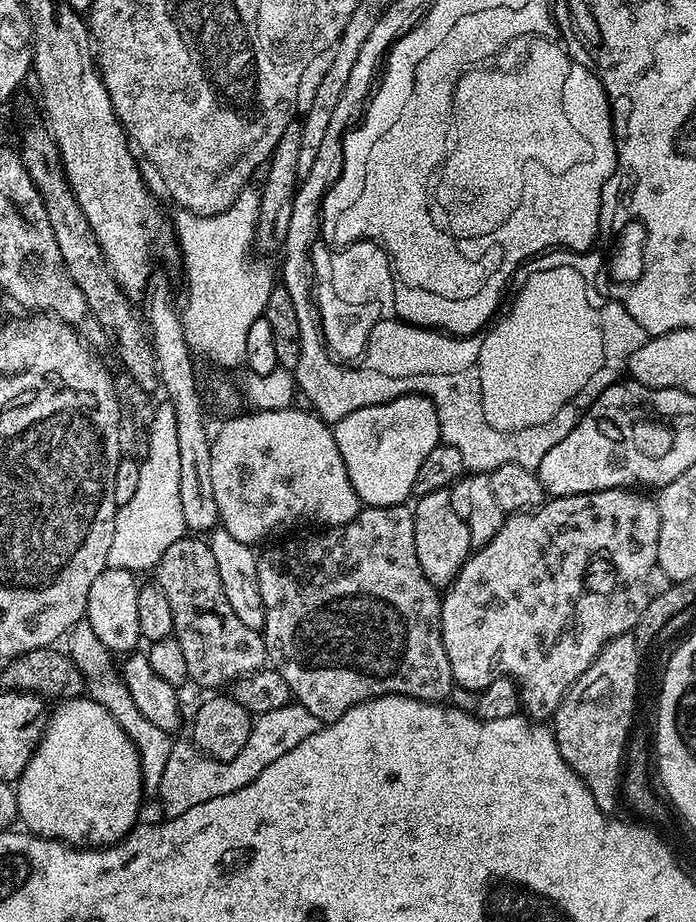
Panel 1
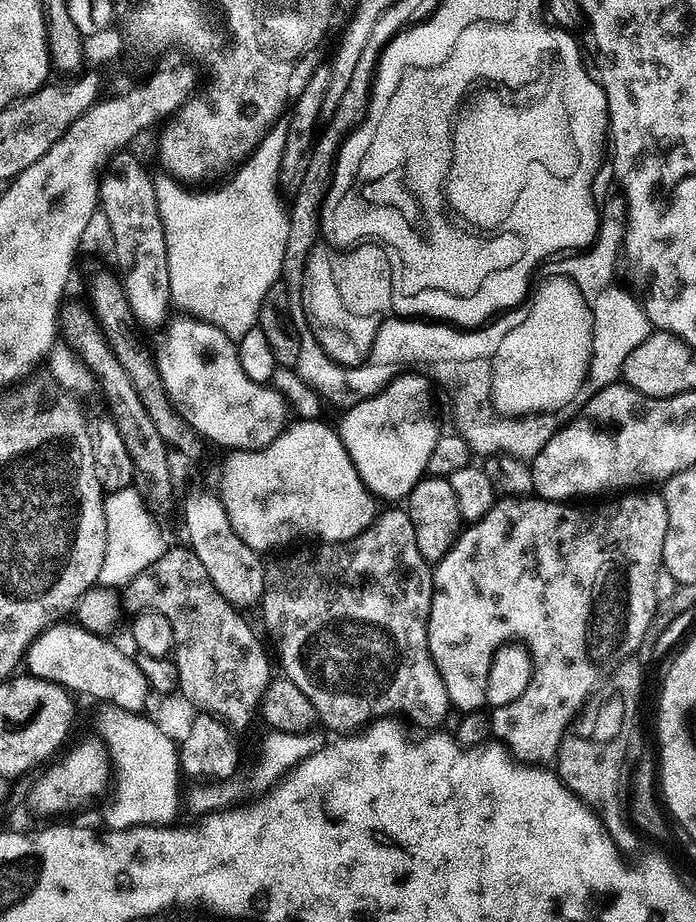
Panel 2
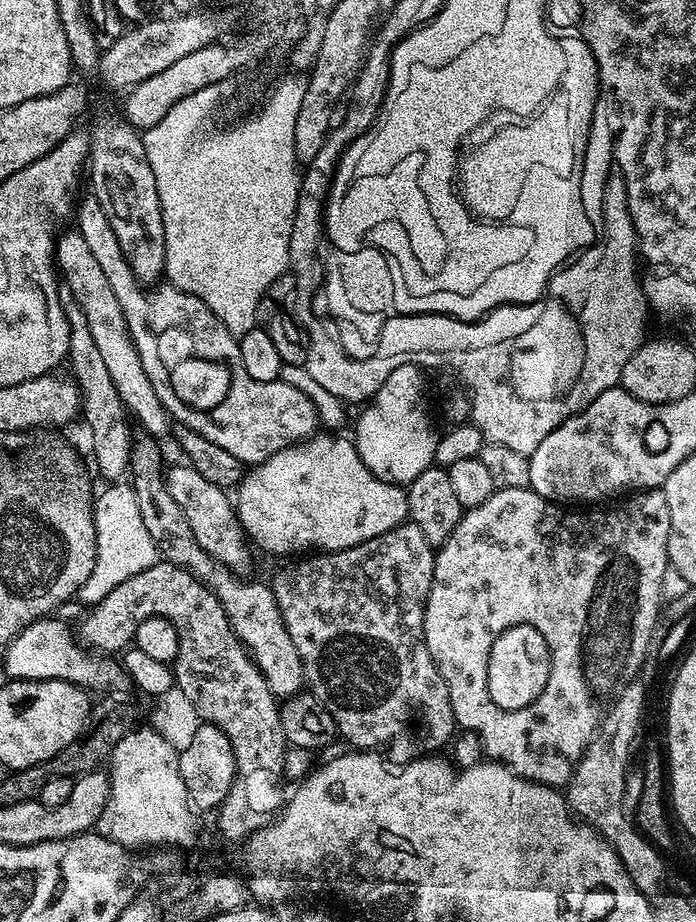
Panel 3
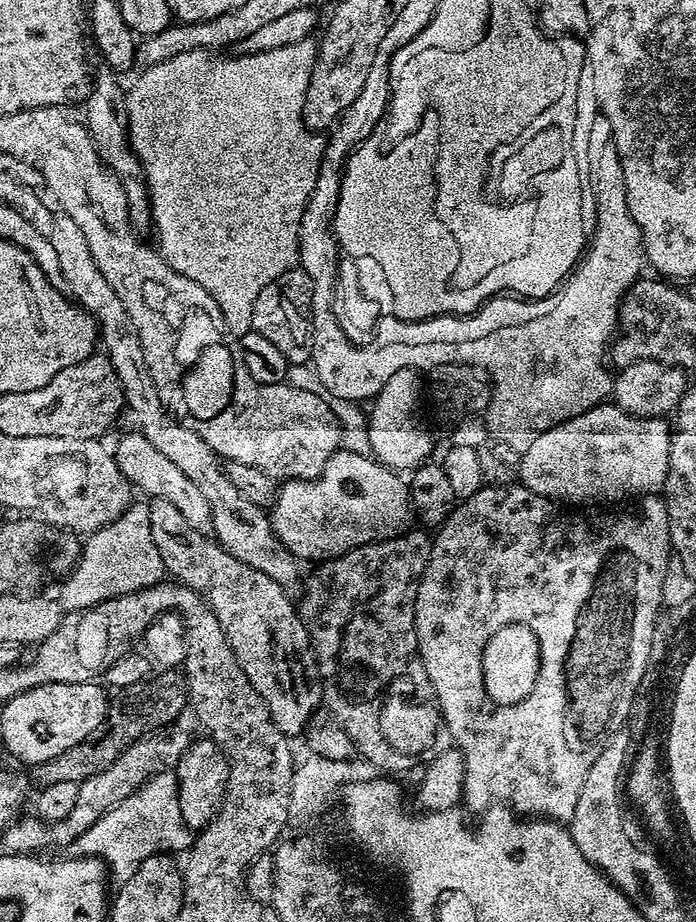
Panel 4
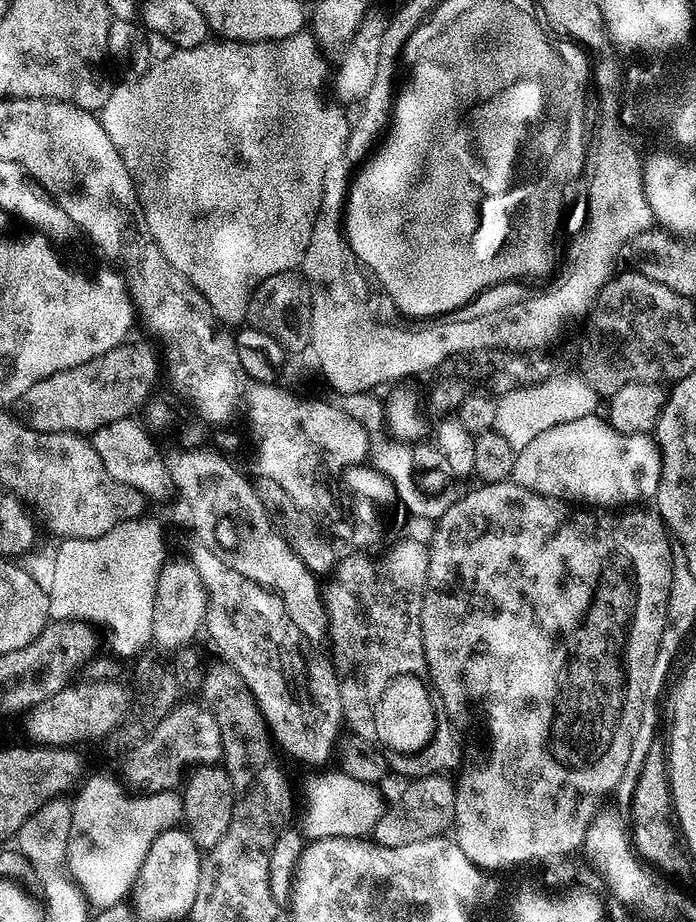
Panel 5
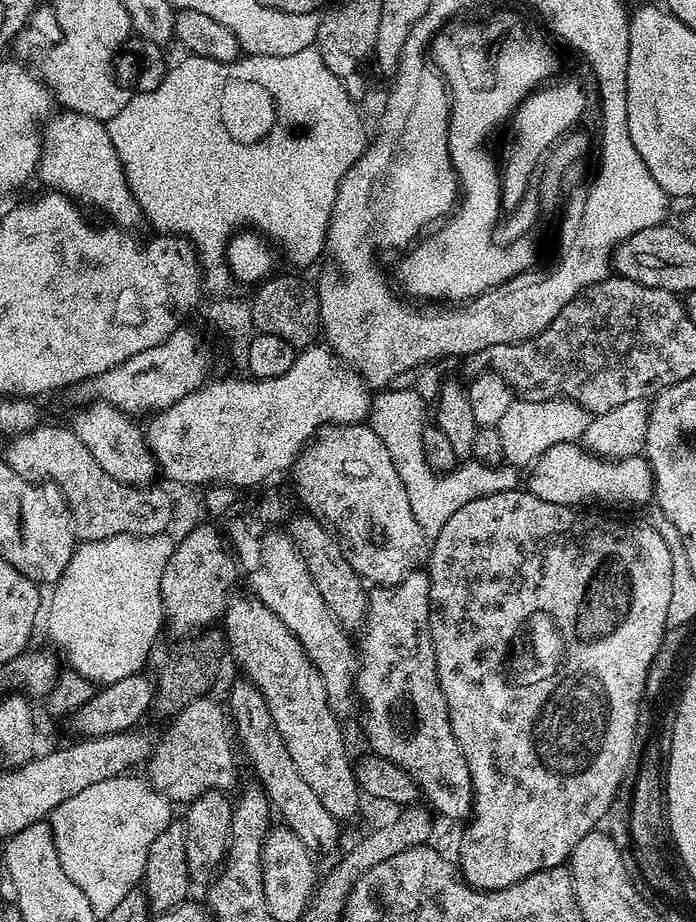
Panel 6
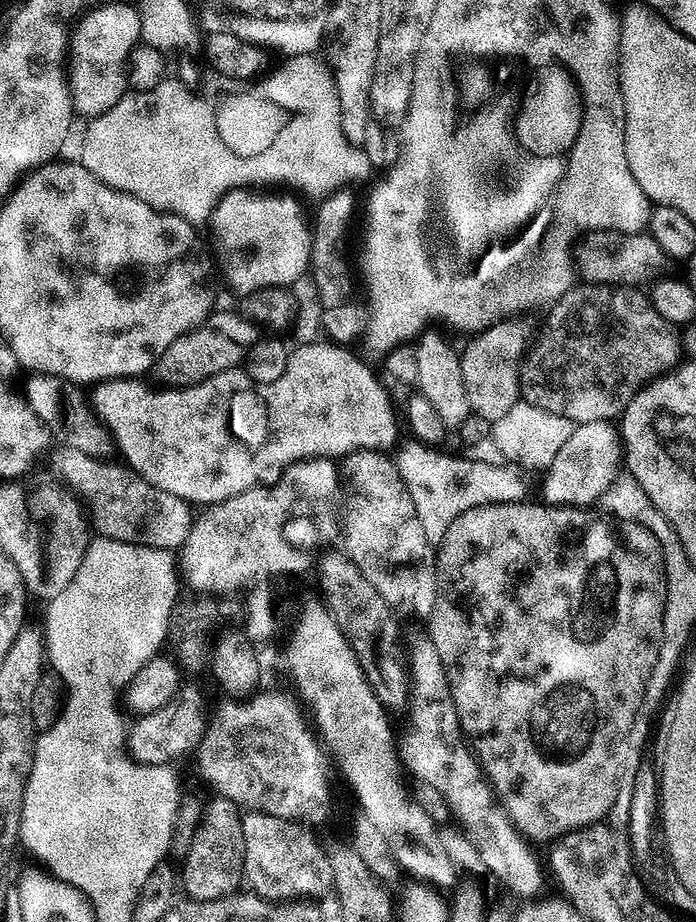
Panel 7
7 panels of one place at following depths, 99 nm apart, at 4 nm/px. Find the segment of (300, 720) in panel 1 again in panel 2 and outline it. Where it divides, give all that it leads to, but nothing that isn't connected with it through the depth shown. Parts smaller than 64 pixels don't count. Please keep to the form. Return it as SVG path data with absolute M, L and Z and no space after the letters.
M269 731L267 733L269 736L260 744L260 753L257 754L256 761L253 762L252 769L249 772L241 771L239 774L228 776L224 780L193 783L196 785L189 792L187 789L186 795L183 797L183 807L196 812L195 814L207 814L210 812L220 812L223 808L231 808L239 805L241 802L248 802L253 798L263 796L265 792L269 792L298 762L310 758L310 754L314 754L320 748L325 747L325 733L323 731L320 731L321 733L316 731Z

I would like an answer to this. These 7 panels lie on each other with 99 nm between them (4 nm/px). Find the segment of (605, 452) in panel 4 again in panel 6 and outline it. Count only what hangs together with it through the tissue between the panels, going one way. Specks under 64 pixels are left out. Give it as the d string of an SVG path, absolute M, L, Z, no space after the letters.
M579 443L555 444L550 446L531 465L532 473L526 476L527 491L532 492L538 498L555 504L571 504L573 506L596 506L592 504L605 504L608 508L636 508L653 499L652 471L648 461L643 455L624 456L620 460L609 460L592 455Z

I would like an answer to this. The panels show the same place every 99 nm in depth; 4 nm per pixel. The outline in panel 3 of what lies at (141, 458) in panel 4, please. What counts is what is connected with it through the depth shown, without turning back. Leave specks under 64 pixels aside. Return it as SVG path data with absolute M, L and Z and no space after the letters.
M187 462L176 464L173 468L171 465L167 469L164 482L168 493L182 509L182 514L186 514L186 522L190 522L194 538L198 538L198 546L202 546L202 550L206 550L218 562L225 564L231 572L244 574L252 556L248 553L249 545L242 537L240 522L236 518L236 509L229 493L214 486L214 482L206 482L206 478L202 478L202 474L198 474L198 470L194 470Z

